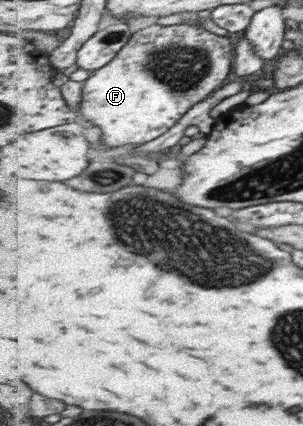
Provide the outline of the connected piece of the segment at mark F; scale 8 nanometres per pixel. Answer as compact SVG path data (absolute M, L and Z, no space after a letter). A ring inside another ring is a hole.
M190 22L171 26L156 23L134 34L112 62L93 72L84 82L84 101L80 113L100 127L101 142L113 149L126 144L151 143L166 135L194 106L209 99L218 88L226 84L232 74L234 56L234 44L226 36L218 36Z

